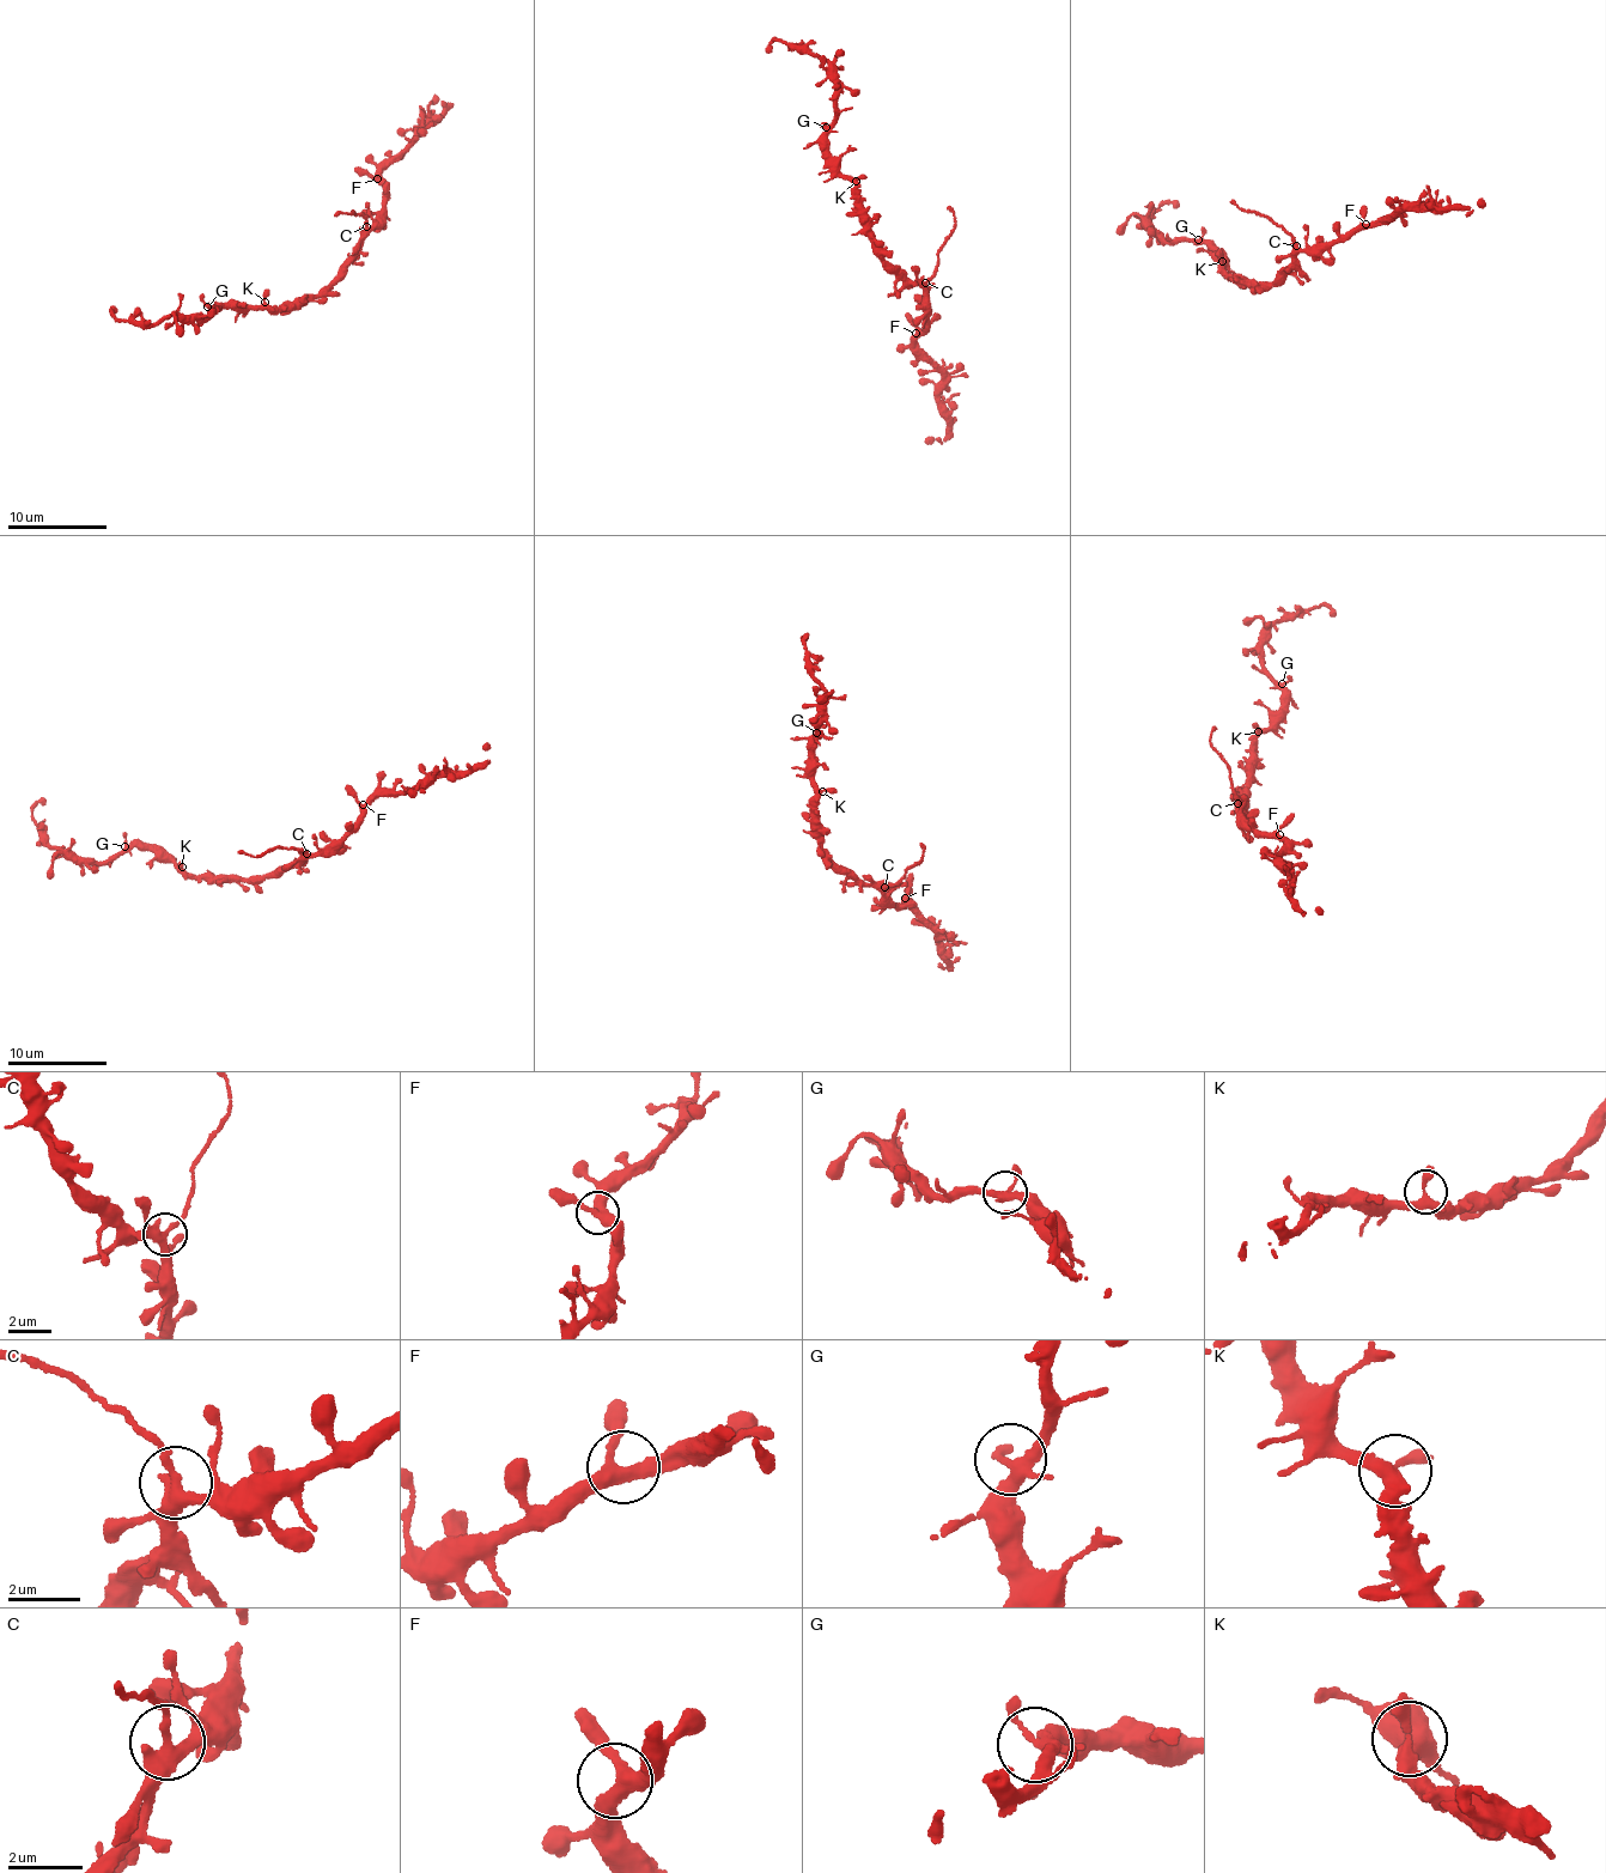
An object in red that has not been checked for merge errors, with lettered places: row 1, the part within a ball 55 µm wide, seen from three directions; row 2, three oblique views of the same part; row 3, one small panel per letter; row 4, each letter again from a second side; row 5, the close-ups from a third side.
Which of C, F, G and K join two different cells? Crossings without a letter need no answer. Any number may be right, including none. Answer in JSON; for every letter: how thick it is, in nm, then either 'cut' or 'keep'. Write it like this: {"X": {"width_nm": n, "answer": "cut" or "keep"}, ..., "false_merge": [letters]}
{"C": {"width_nm": 360, "answer": "cut"}, "F": {"width_nm": 360, "answer": "keep"}, "G": {"width_nm": 280, "answer": "keep"}, "K": {"width_nm": 300, "answer": "keep"}, "false_merge": ["C"]}

